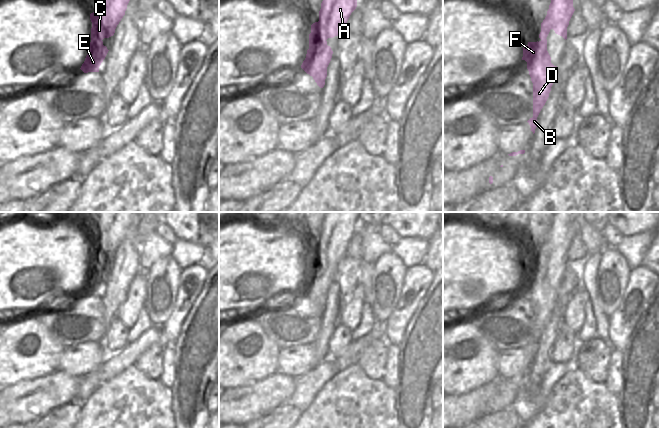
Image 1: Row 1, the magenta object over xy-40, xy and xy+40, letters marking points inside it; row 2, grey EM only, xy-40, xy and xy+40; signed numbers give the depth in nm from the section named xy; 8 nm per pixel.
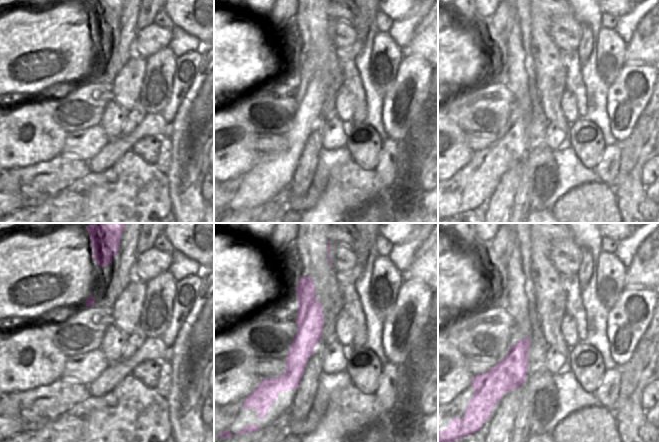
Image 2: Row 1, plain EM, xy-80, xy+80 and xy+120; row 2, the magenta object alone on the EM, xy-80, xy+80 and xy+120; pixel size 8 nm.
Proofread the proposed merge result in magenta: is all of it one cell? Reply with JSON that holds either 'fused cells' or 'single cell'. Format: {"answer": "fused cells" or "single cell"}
{"answer": "single cell"}

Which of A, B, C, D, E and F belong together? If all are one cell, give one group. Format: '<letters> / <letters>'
A B C D E F

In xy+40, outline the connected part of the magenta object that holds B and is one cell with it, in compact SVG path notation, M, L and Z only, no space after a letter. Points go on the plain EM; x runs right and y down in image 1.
M556 212L547 239L541 247L539 258L541 264L528 266L523 270L522 284L527 286L527 293L533 307L533 341L527 345L533 358L537 351L537 341L549 321L557 295L557 290L551 287L546 262L553 253L556 258L567 263L567 251L575 235L573 221L580 215L581 212Z

